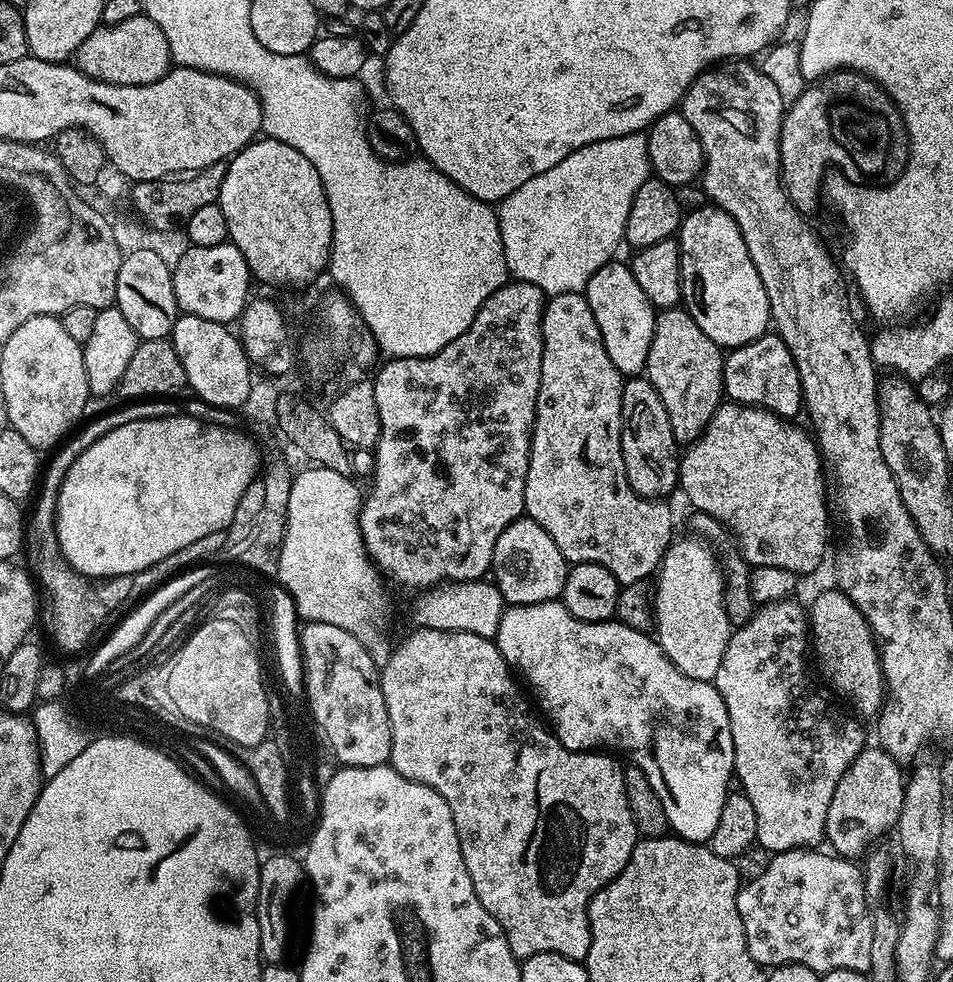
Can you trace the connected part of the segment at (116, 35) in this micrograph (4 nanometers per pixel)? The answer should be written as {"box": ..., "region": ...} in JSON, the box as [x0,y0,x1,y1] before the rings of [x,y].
{"box":[74,16,172,86],"region":[[[149,16],[126,18],[121,24],[101,23],[78,46],[74,53],[75,67],[84,77],[103,84],[118,86],[142,86],[158,82],[170,71],[172,55],[168,50],[166,36]]]}

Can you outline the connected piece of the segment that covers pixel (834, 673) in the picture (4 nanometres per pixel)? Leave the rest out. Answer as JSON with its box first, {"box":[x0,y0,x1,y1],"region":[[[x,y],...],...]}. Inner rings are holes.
{"box":[809,588,883,715],"region":[[[830,588],[815,598],[812,608],[810,604],[809,623],[814,652],[817,652],[820,664],[831,684],[840,693],[850,698],[862,713],[875,715],[883,704],[883,676],[880,670],[879,653],[875,648],[875,639],[864,616],[848,598],[839,592],[839,589]]]}

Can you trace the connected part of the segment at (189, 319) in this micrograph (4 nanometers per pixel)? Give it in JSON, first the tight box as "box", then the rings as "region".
{"box":[170,314,252,410],"region":[[[180,314],[177,315],[176,325],[172,327],[170,339],[174,350],[178,350],[178,358],[182,358],[182,370],[186,370],[186,378],[188,379],[187,387],[193,388],[191,391],[197,397],[218,408],[231,410],[242,408],[250,391],[252,368],[244,353],[244,347],[240,345],[239,335],[229,325],[210,322],[210,318]]]}

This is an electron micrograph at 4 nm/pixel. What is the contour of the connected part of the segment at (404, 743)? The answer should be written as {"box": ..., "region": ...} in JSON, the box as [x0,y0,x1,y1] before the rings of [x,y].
{"box":[379,627,638,961],"region":[[[417,627],[392,653],[388,661],[379,669],[380,689],[386,702],[386,714],[392,727],[392,758],[390,767],[398,774],[418,784],[430,786],[442,798],[446,798],[446,806],[450,806],[450,814],[454,814],[454,826],[458,830],[458,842],[462,846],[462,862],[466,862],[466,874],[470,874],[470,882],[478,902],[500,924],[505,939],[513,955],[517,958],[553,952],[562,954],[571,960],[587,961],[592,935],[588,925],[588,903],[616,877],[630,862],[630,854],[638,839],[636,823],[630,814],[630,806],[626,798],[624,785],[624,768],[611,760],[611,755],[600,750],[571,752],[558,742],[558,738],[539,719],[532,717],[528,704],[522,693],[516,689],[513,673],[506,661],[500,657],[500,651],[494,647],[493,641],[486,636],[473,632],[447,632],[433,628]]]}

